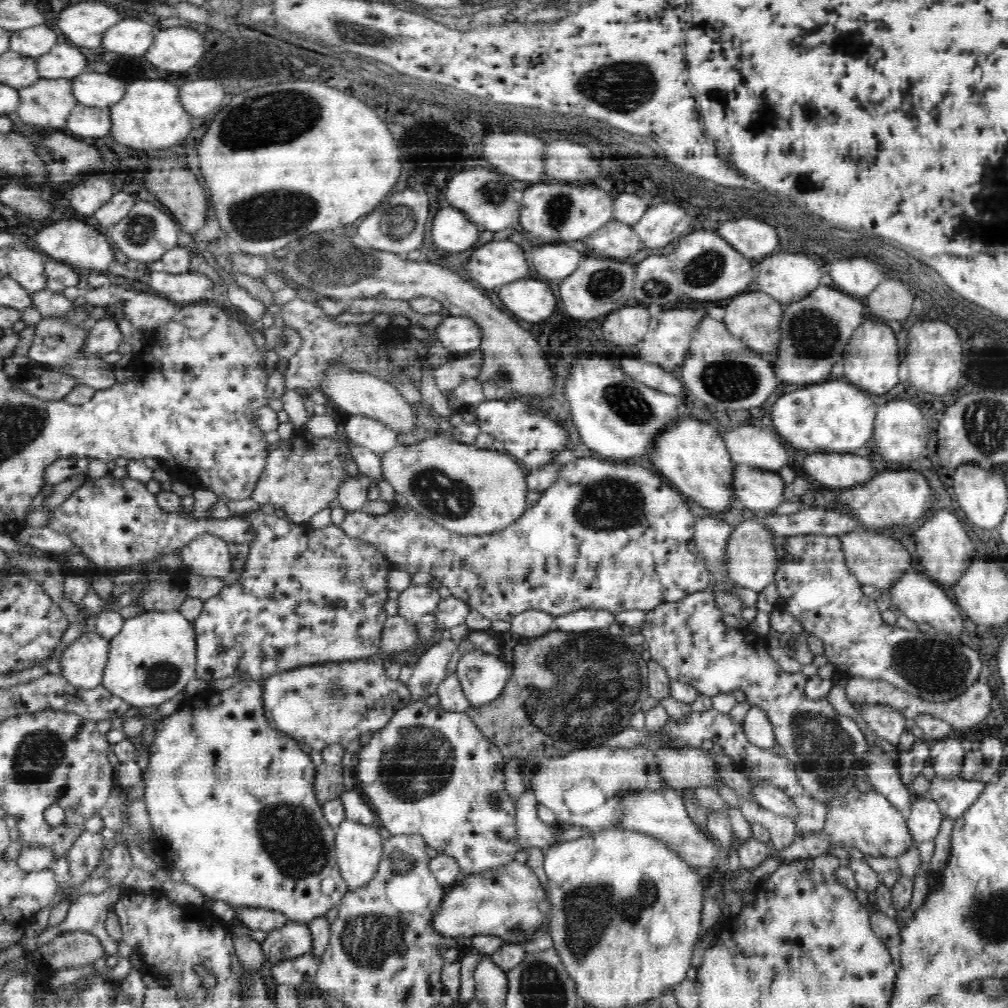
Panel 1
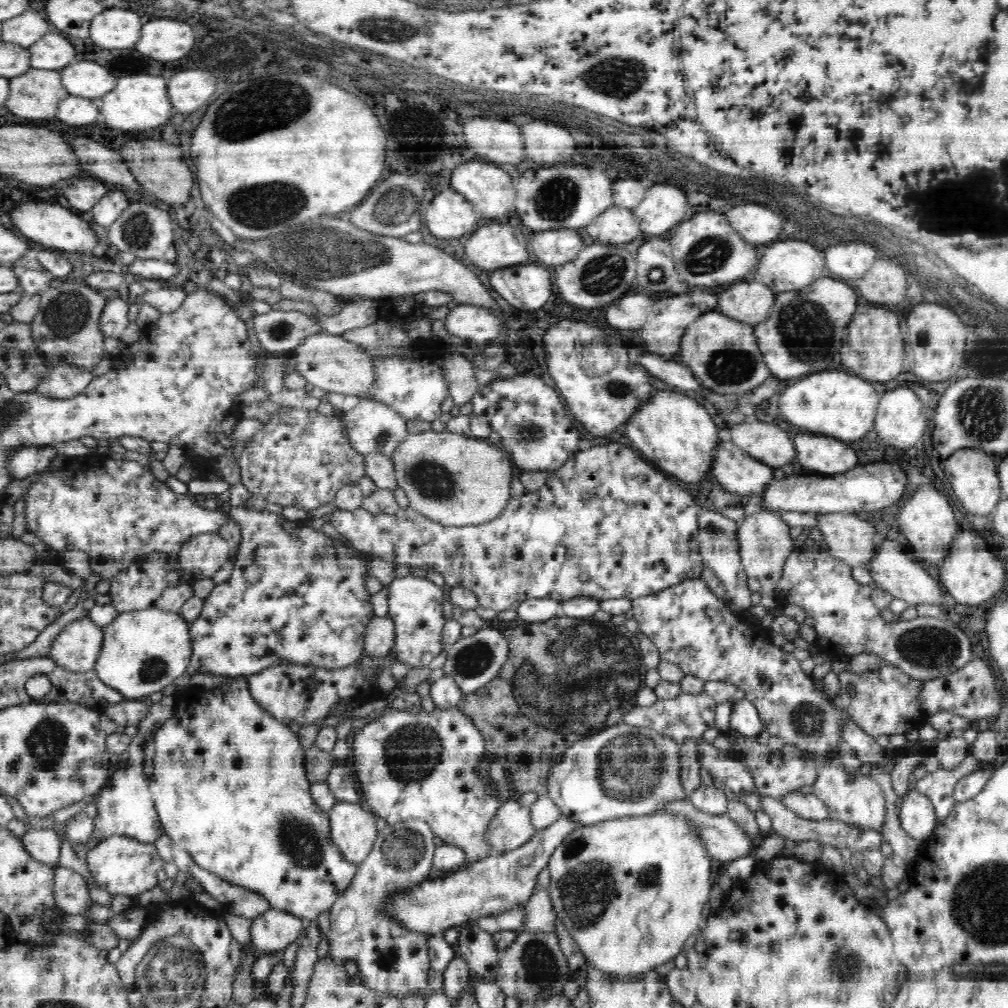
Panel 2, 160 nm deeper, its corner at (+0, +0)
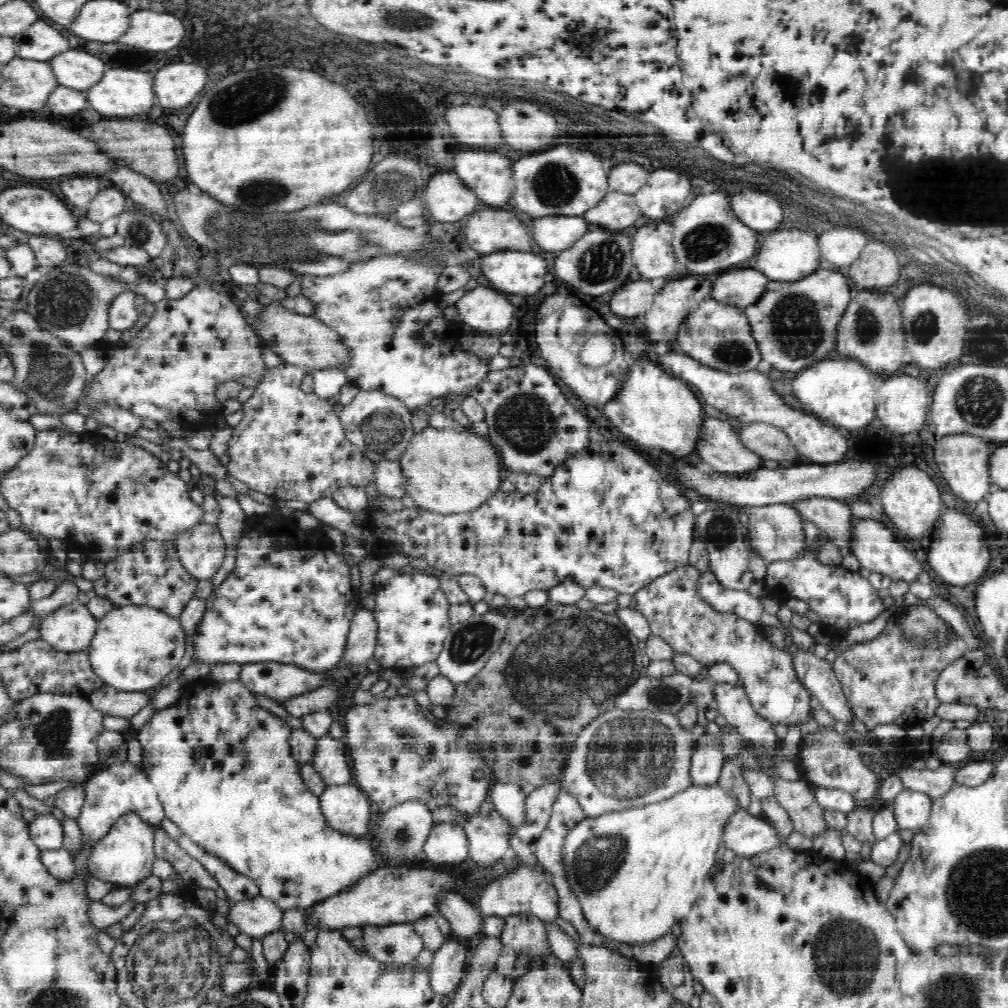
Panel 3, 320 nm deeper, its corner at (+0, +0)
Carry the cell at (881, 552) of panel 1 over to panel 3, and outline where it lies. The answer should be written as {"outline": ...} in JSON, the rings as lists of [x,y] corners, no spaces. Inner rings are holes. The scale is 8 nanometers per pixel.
{"outline":[[[812,498],[796,502],[795,509],[806,520],[814,523],[825,532],[841,551],[852,550],[854,540],[855,520],[850,507],[838,500]]]}

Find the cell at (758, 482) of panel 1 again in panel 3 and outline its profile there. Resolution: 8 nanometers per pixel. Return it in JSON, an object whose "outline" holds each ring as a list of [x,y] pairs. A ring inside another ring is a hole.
{"outline":[[[712,416],[704,420],[698,449],[717,474],[740,477],[763,468],[763,458],[744,446],[733,427]]]}

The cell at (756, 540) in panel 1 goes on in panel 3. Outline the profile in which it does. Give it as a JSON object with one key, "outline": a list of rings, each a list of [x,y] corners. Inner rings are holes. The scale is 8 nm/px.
{"outline":[[[784,504],[755,506],[748,510],[748,516],[750,517],[750,542],[766,562],[774,564],[774,562],[787,561],[806,552],[803,519],[794,507]]]}

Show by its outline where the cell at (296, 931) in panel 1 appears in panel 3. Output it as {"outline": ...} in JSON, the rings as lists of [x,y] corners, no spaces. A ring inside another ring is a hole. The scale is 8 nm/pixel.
{"outline":[[[258,895],[248,900],[230,902],[229,905],[227,922],[235,924],[250,938],[263,940],[274,932],[280,932],[284,909],[281,909],[272,899]]]}

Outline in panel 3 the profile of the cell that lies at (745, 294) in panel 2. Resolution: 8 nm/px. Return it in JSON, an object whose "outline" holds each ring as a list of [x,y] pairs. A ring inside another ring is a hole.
{"outline":[[[748,267],[746,270],[736,270],[718,278],[712,286],[712,298],[720,300],[722,304],[736,306],[744,310],[758,305],[760,298],[767,293],[769,278],[760,271]]]}

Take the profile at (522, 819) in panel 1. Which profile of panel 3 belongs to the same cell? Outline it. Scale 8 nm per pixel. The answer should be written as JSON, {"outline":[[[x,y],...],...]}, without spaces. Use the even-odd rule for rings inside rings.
{"outline":[[[493,809],[489,815],[472,817],[465,828],[469,842],[468,858],[476,866],[488,866],[506,856],[510,852],[512,834],[519,830]]]}

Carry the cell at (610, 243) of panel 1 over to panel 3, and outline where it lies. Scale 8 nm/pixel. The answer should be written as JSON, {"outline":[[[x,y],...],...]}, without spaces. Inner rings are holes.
{"outline":[[[609,190],[607,196],[583,218],[601,229],[623,232],[625,228],[635,226],[640,216],[634,195]]]}

